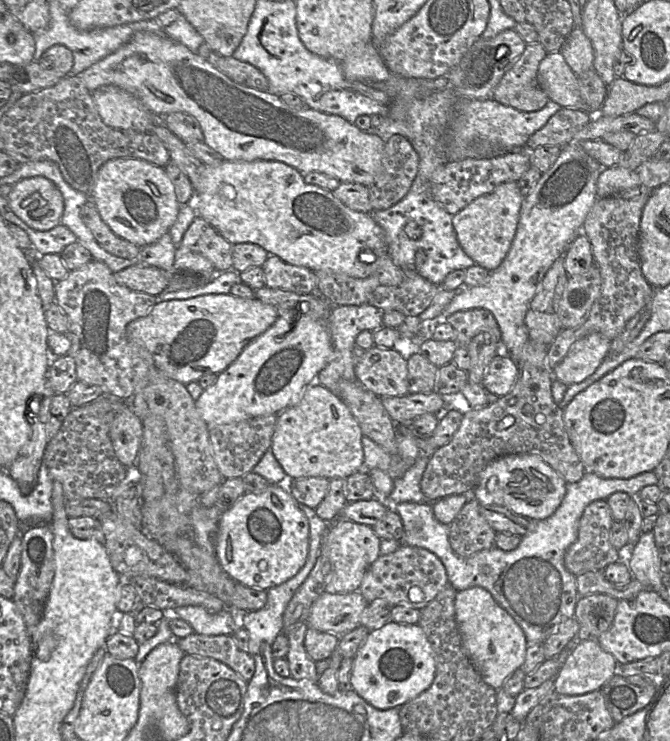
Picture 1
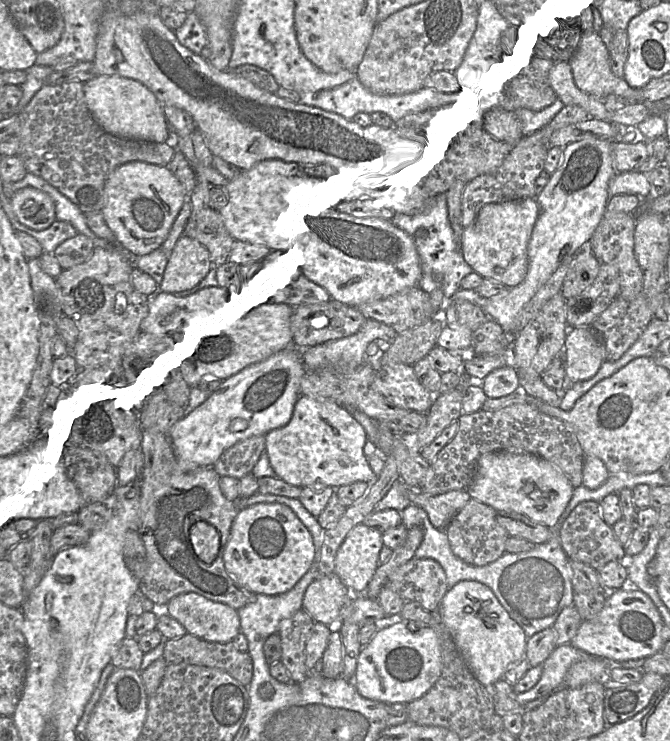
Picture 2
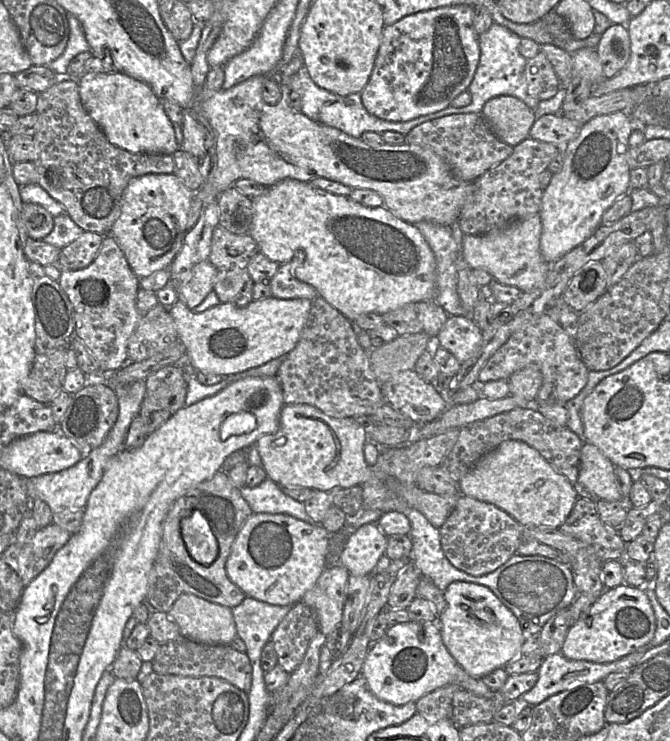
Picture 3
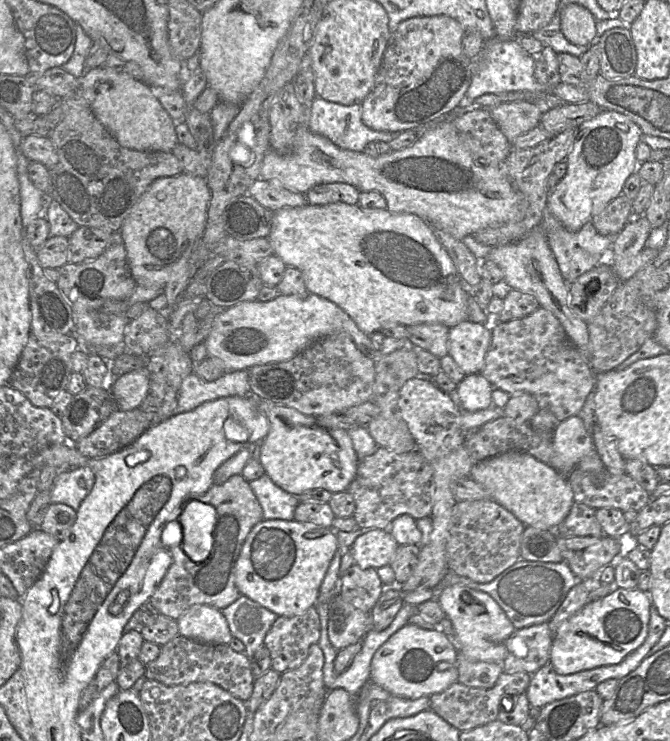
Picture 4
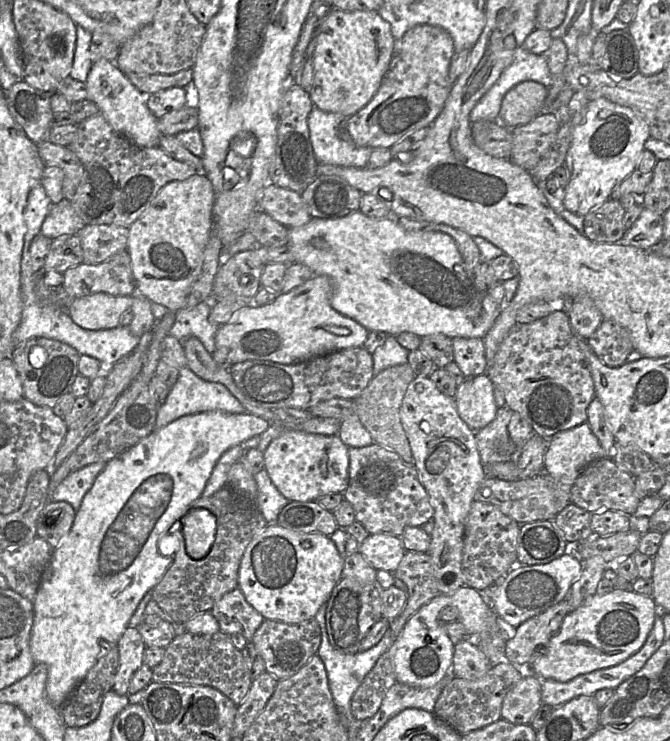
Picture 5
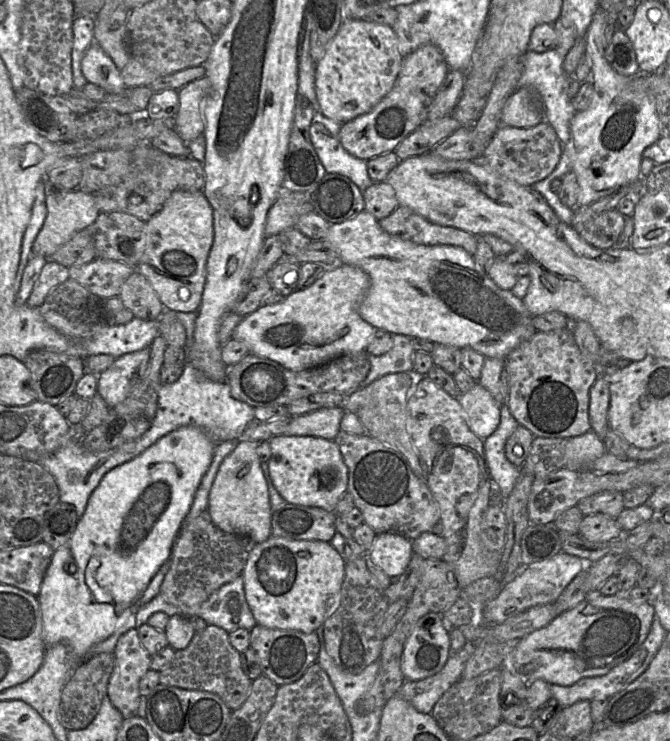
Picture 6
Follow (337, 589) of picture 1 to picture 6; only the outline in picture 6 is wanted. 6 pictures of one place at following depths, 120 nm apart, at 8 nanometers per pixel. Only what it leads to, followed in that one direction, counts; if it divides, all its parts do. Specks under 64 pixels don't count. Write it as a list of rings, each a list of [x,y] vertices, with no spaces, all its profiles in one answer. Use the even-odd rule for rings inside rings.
[[[396,532],[376,534],[367,552],[368,560],[389,577],[399,577],[408,567],[412,555],[412,540]]]

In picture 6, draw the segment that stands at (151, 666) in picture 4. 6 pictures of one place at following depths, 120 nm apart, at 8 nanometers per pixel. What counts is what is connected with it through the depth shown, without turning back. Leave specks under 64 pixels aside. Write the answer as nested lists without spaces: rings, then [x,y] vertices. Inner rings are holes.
[[[208,625],[203,631],[195,633],[185,649],[175,651],[171,663],[159,672],[160,684],[216,694],[234,711],[244,704],[252,684],[242,669],[240,654],[231,645],[228,632]]]

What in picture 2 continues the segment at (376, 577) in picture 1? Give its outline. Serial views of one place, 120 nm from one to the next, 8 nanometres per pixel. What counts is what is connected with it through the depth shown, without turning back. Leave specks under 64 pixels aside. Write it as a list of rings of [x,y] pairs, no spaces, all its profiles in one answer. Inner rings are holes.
[[[412,558],[397,568],[385,587],[395,591],[405,602],[418,602],[429,612],[437,609],[448,588],[446,574],[433,559]]]

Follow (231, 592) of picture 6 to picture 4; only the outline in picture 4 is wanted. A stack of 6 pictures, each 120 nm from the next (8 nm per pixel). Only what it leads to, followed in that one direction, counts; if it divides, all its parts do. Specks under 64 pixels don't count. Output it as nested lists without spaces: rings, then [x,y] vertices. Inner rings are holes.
[[[247,596],[240,597],[221,610],[231,635],[245,646],[243,652],[249,659],[262,646],[266,634],[279,617]]]

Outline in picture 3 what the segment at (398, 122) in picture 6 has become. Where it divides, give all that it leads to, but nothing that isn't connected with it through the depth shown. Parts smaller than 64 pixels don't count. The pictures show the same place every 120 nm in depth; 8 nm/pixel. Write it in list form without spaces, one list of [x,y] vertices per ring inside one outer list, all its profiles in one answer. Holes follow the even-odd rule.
[[[454,5],[421,11],[385,26],[370,79],[361,92],[369,114],[390,122],[407,122],[449,107],[461,93],[468,91],[479,59],[479,35],[473,27],[474,10],[470,5]]]

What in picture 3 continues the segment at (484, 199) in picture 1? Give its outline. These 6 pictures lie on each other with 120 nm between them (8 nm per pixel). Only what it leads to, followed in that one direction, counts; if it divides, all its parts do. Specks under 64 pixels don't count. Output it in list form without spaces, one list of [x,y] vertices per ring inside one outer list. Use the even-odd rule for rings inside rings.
[[[535,214],[485,234],[463,234],[460,258],[471,269],[483,269],[502,284],[515,286],[522,292],[533,291],[544,283],[551,266],[540,251],[541,233],[540,214]]]

